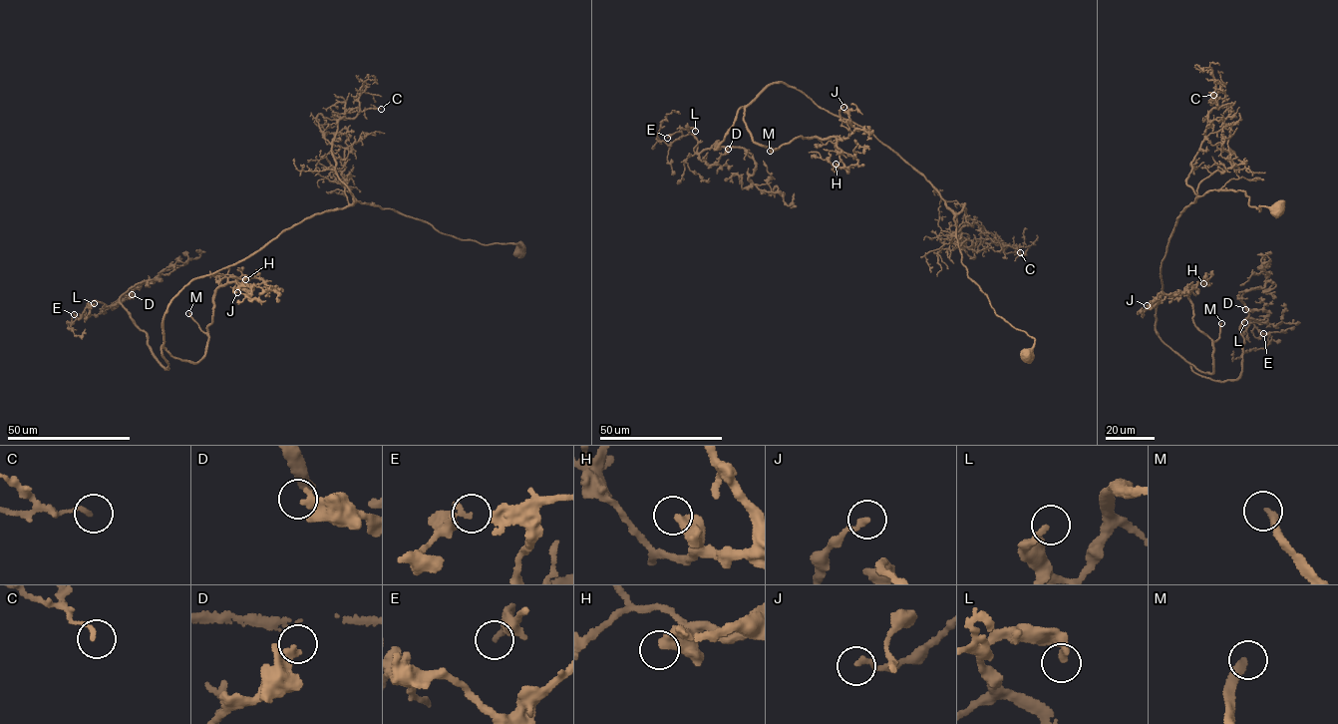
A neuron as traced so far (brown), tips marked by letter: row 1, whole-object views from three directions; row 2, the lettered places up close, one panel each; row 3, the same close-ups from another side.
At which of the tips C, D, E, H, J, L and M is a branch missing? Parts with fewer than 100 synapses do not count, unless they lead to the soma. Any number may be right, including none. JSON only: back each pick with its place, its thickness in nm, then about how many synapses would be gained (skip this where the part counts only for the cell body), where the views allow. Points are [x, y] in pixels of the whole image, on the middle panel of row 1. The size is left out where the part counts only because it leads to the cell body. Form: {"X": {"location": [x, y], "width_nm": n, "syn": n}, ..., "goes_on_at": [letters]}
{"M": {"location": [770, 151], "width_nm": 300, "syn": 200}, "goes_on_at": ["M"]}

